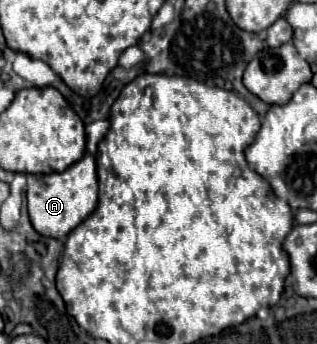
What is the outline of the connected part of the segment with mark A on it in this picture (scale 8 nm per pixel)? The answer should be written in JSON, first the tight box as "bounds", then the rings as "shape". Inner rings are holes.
{"bounds":[26,153,98,239],"shape":[[[86,153],[80,161],[76,161],[62,173],[28,174],[26,199],[34,229],[46,237],[66,239],[66,235],[96,209],[98,177],[96,177],[94,155]]]}

